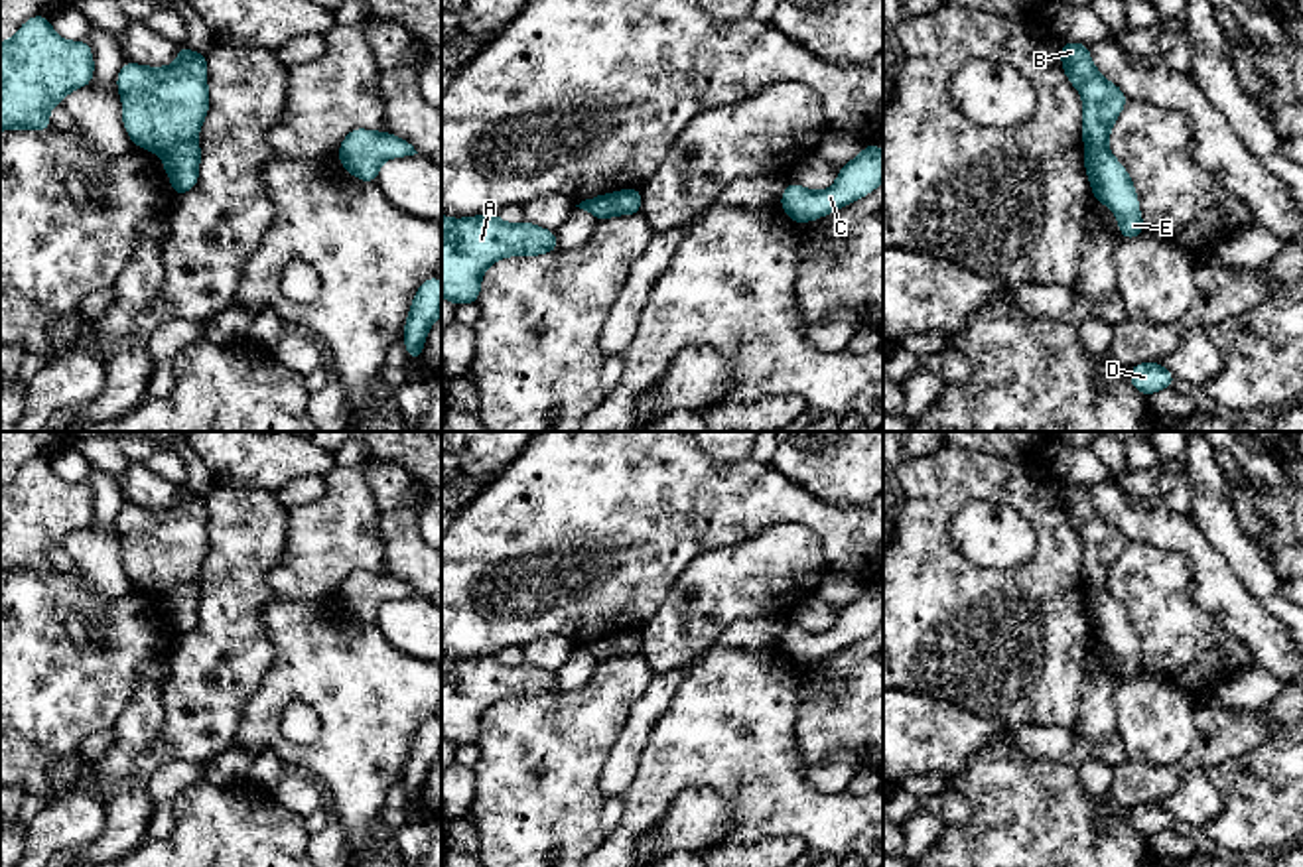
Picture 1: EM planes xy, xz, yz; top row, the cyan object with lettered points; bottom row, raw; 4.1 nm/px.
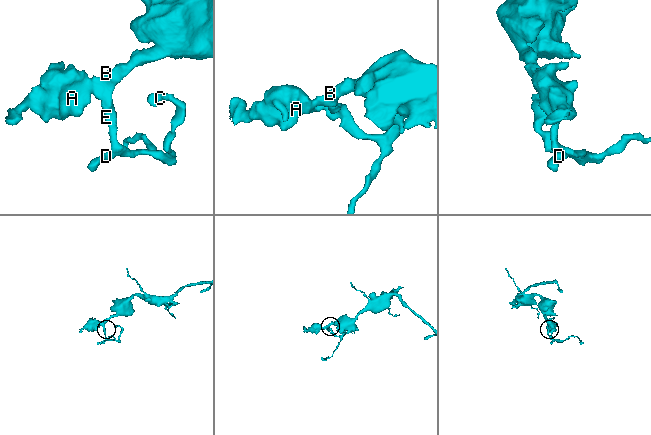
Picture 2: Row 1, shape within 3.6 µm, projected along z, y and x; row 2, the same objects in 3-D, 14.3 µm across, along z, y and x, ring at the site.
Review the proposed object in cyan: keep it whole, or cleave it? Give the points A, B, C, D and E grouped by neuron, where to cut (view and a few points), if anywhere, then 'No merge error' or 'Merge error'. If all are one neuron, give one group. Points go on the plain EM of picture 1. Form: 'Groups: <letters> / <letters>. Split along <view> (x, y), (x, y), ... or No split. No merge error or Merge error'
Groups: A B / C D E. Split along xy (196, 580), (178, 584), (162, 598). Merge error

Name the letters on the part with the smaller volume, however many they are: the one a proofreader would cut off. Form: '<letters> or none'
C, D, E

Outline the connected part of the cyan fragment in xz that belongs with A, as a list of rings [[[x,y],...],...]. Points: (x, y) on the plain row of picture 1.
[[[487,654],[467,660],[442,656],[442,739],[475,745],[483,713],[505,698],[536,698],[558,692],[556,674],[526,662],[509,666]]]

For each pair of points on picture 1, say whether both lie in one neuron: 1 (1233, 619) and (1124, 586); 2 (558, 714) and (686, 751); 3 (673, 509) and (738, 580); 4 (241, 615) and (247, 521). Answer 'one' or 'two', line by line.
1: two
2: two
3: two
4: one

